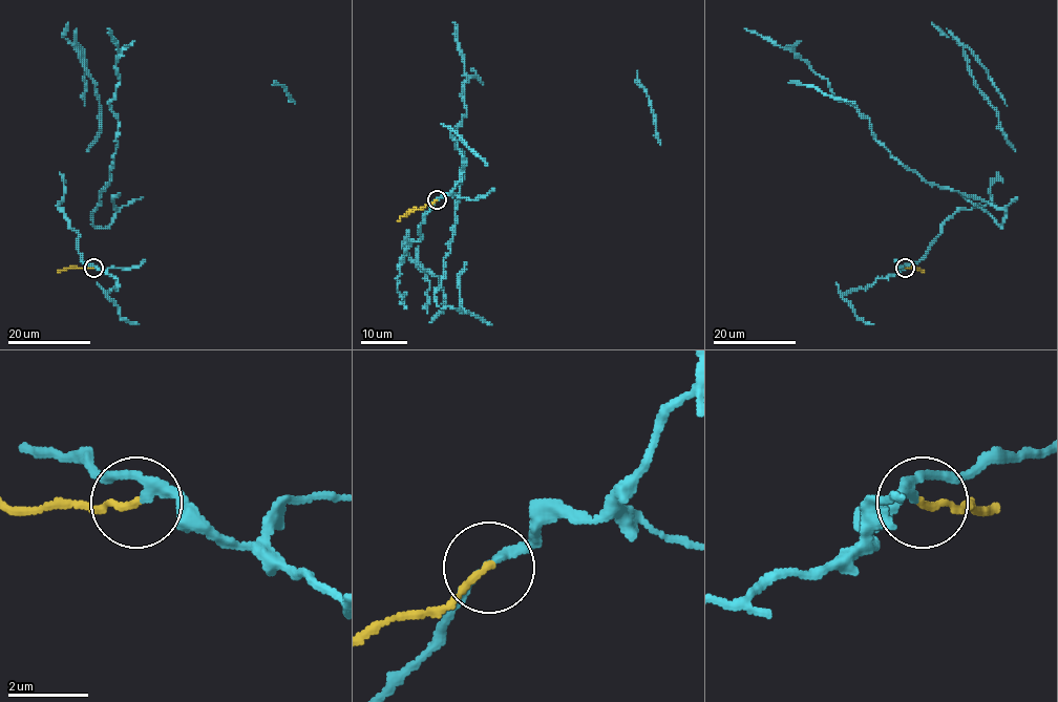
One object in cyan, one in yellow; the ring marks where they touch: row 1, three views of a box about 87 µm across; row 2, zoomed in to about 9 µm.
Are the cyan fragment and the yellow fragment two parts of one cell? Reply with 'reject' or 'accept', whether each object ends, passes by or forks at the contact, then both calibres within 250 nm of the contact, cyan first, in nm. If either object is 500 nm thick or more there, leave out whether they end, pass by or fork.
reject; cyan passes by; yellow ends there; 200 nm thick on the cyan side, 160 nm on the other

